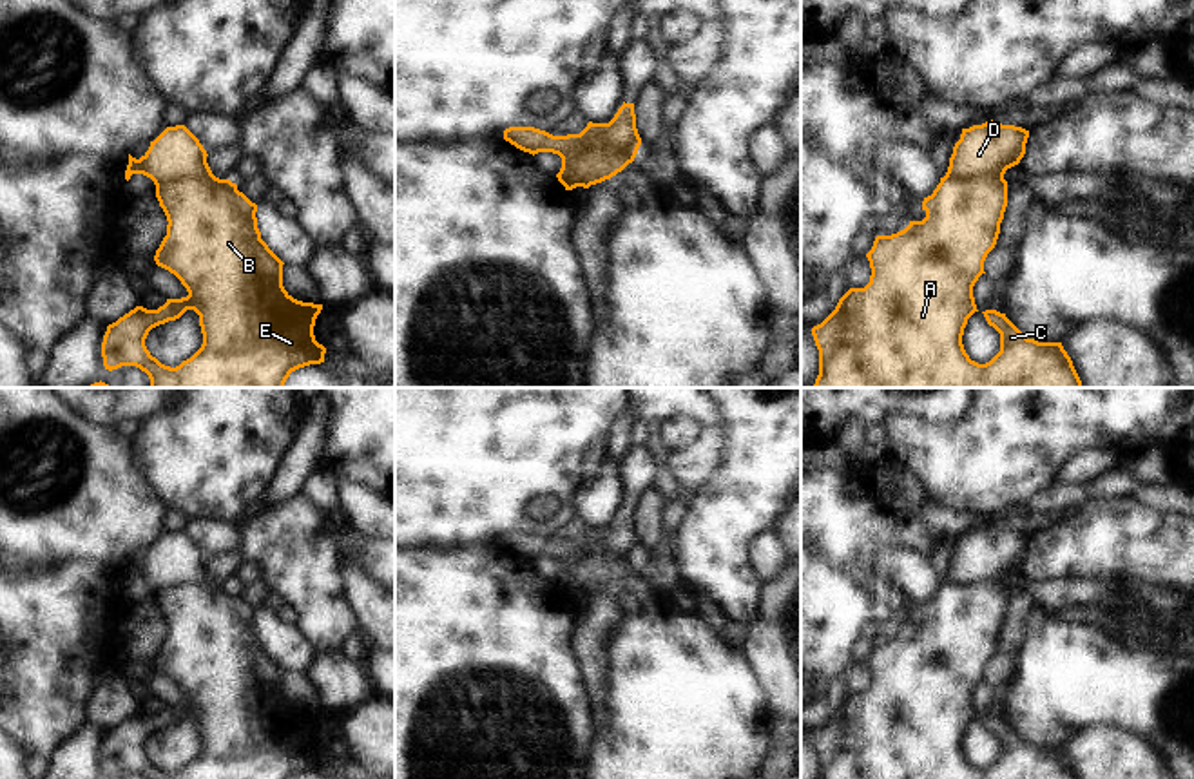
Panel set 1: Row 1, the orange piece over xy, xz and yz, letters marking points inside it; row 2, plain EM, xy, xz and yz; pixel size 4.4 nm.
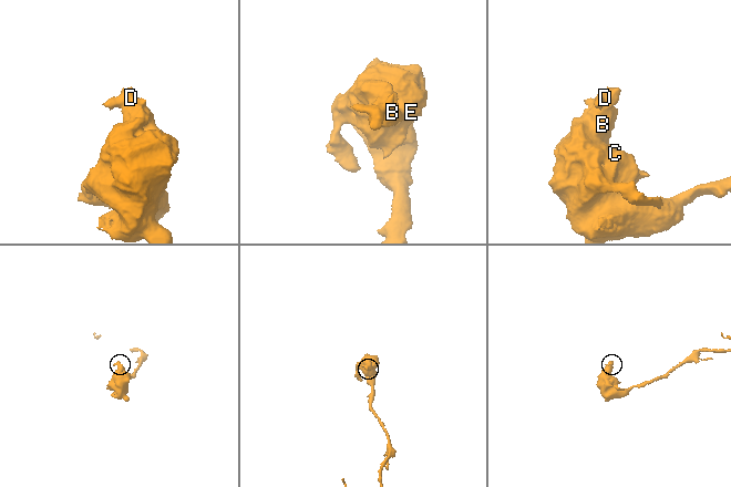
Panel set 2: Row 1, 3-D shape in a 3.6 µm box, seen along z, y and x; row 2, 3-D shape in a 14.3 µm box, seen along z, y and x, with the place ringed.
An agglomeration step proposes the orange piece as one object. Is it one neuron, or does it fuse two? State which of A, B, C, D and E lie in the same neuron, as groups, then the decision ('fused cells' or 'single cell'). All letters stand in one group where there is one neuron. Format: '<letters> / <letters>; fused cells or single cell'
A B C E / D; fused cells

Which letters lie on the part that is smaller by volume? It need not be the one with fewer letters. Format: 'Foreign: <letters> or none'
Foreign: D

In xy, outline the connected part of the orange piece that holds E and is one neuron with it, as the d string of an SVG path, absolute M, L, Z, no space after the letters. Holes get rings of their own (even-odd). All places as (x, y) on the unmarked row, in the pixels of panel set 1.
M216 582L179 585L156 592L156 603L169 630L154 667L158 672L174 679L188 701L167 705L158 716L136 712L109 730L101 748L105 775L112 777L121 772L136 772L145 779L292 779L299 774L324 768L326 754L313 741L315 725L323 710L297 707L284 696L284 668L261 645L255 623L257 611L239 598L236 589ZM187 716L194 716L199 721L203 750L190 765L170 774L150 761L145 745L152 734L179 725Z

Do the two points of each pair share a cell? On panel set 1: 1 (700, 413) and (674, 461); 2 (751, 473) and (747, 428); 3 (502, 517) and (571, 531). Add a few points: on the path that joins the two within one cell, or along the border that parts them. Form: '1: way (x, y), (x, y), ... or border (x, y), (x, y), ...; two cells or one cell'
1: way (703, 428), (703, 441), (689, 455); one cell
2: way (751, 462), (751, 439); one cell
3: border (578, 515), (546, 537); two cells

